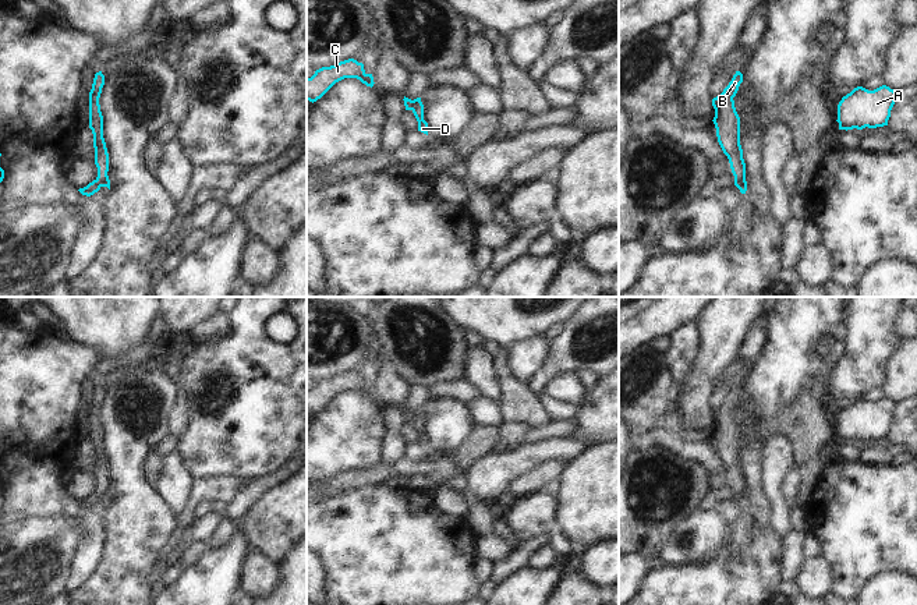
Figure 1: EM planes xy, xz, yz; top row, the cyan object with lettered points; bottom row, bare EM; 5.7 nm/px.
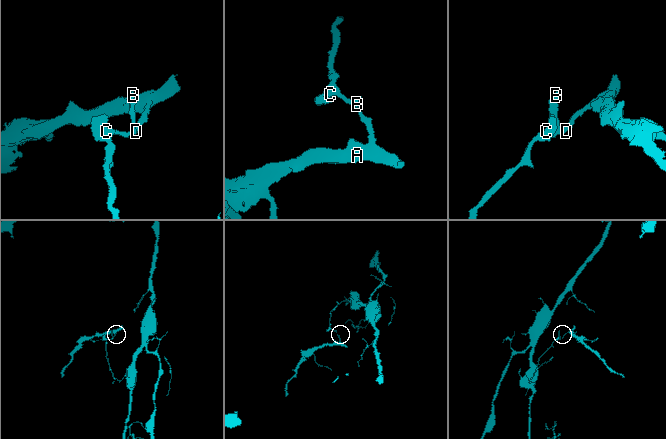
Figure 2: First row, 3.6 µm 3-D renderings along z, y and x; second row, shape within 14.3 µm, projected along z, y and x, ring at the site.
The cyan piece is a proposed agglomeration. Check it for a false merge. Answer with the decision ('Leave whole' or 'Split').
Split

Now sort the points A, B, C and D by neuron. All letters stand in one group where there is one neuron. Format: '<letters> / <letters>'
A D / B C

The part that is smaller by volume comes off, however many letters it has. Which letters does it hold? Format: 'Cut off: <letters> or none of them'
Cut off: A, D

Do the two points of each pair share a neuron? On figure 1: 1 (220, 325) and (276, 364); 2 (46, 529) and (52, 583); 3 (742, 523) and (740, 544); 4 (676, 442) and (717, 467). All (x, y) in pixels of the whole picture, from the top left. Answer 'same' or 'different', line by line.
1: different
2: same
3: same
4: same

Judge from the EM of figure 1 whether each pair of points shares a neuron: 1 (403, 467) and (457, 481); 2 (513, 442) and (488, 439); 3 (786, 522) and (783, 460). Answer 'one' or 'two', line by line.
1: two
2: two
3: one

